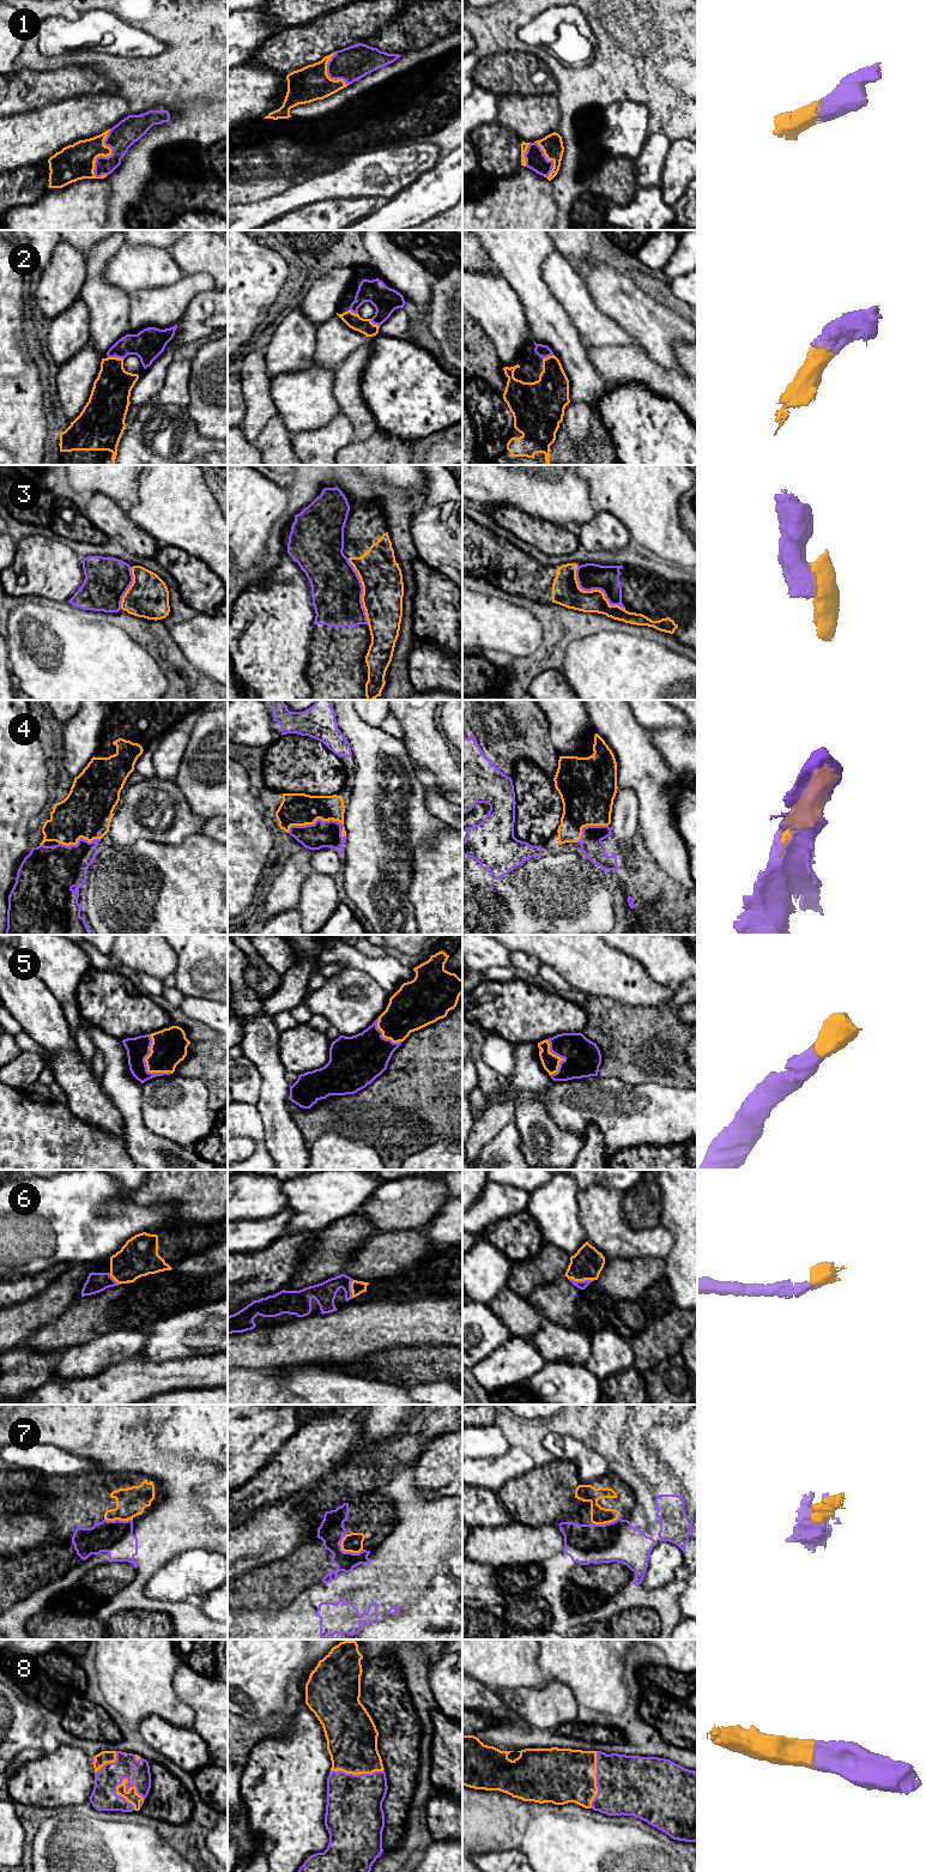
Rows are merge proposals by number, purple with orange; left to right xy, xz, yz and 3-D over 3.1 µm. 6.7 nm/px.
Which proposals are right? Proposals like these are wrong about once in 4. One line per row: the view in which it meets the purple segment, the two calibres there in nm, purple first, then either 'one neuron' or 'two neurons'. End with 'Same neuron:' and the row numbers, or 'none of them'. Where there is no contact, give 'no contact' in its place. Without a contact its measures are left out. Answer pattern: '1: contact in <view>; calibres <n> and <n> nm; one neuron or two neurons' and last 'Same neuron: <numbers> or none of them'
1: contact in xy; calibres 180 and 240 nm; one neuron
2: contact in xy; calibres 200 and 260 nm; one neuron
3: contact in yz; calibres 180 and 190 nm; two neurons
4: contact in xz; calibres 180 and 220 nm; one neuron
5: contact in xy; calibres 160 and 240 nm; one neuron
6: contact in yz; calibres 60 and 200 nm; one neuron
7: contact in xz; calibres 170 and 130 nm; two neurons
8: contact in xy; calibres 180 and 90 nm; one neuron
Same neuron: 1, 2, 4, 5, 6, 8

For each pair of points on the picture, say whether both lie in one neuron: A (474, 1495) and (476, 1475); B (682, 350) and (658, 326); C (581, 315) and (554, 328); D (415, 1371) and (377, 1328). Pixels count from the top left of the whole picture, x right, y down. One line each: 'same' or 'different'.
A: different
B: different
C: different
D: different

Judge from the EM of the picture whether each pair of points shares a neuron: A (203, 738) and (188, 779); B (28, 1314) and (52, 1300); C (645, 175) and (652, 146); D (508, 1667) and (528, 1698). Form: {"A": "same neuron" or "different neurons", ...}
{"A": "same neuron", "B": "same neuron", "C": "same neuron", "D": "different neurons"}

